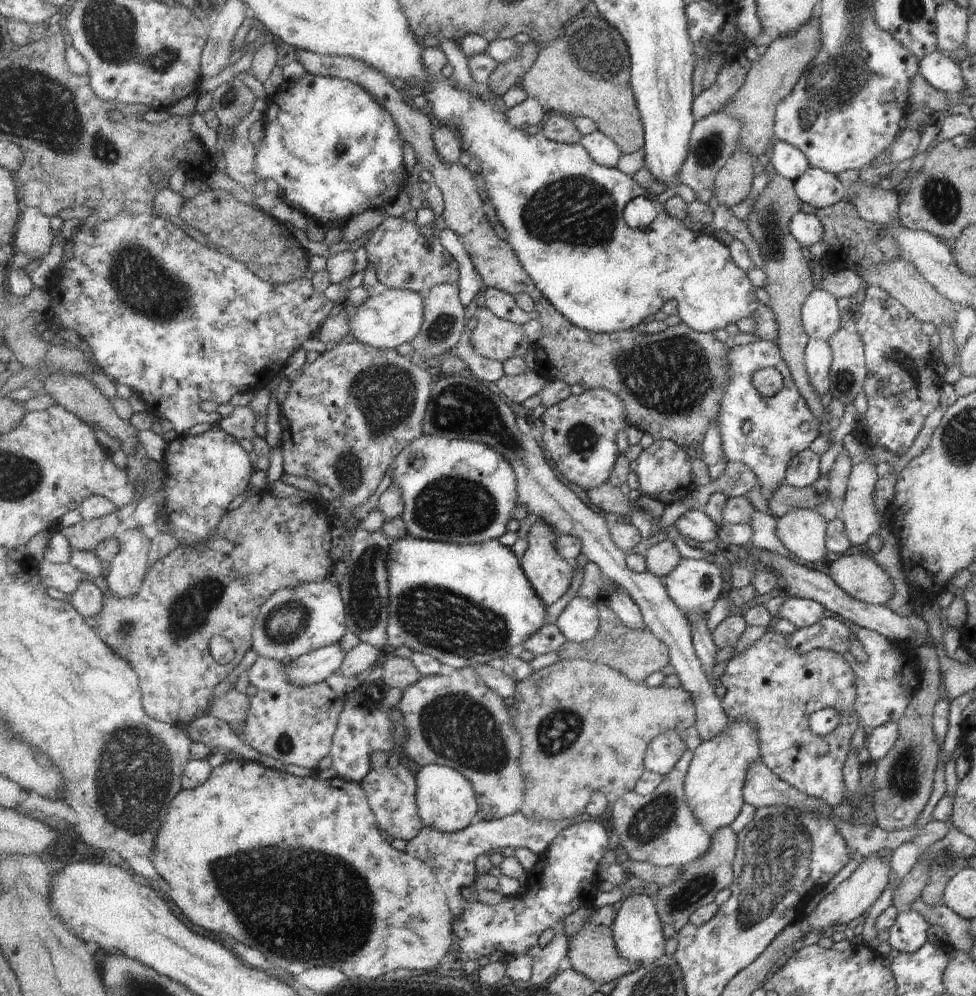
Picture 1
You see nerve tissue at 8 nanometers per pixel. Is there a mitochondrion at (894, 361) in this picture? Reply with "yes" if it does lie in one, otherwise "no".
yes

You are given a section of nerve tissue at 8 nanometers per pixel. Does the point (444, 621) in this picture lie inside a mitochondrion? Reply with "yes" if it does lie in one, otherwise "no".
yes

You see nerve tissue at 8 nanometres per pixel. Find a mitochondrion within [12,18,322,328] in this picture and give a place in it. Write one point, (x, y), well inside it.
(137, 277)

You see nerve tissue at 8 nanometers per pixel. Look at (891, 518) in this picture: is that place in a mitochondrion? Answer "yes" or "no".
no

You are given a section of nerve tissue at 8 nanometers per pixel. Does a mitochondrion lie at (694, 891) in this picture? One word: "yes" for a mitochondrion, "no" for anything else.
yes

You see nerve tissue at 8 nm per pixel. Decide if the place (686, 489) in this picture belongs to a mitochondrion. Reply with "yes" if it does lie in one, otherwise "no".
no

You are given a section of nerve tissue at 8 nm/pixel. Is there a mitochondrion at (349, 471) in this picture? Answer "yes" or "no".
yes

